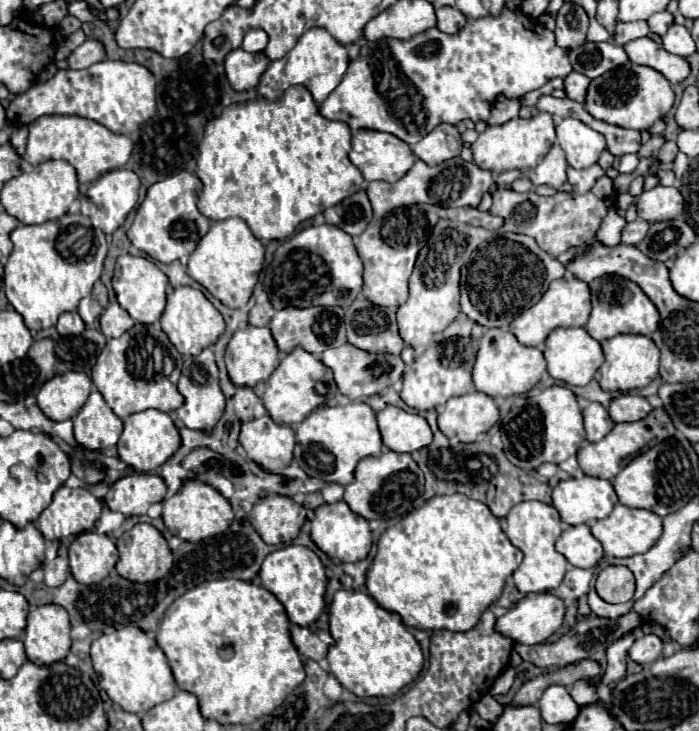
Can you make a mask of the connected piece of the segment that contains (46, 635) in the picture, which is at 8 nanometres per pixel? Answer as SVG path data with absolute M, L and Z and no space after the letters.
M37 606L29 612L23 638L27 658L39 666L65 660L71 648L69 630L69 614L63 606Z

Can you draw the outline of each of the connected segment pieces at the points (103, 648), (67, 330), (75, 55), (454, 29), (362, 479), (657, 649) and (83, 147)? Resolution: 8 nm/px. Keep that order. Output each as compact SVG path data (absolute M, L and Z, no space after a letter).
M127 626L117 634L103 634L97 638L91 646L91 658L101 688L115 704L127 712L147 712L153 706L173 698L177 692L177 684L163 650L137 626Z
M73 310L73 312L63 312L59 316L59 322L57 322L57 332L61 336L71 336L71 334L81 334L85 328L81 316Z
M85 40L67 56L67 64L71 70L83 70L101 60L105 60L105 50L97 40Z
M443 6L443 8L437 8L437 28L445 34L457 34L467 18L457 10L457 8L451 8L451 6Z
M385 450L381 456L363 458L355 470L355 482L345 488L345 502L367 520L401 520L423 492L423 472L409 454Z
M639 634L633 646L629 648L629 658L637 664L651 664L661 658L663 642L655 634Z
M53 114L53 116L41 116L29 124L29 142L23 158L33 166L47 160L63 158L77 170L79 182L89 184L103 172L109 172L113 168L123 168L131 156L131 150L133 142L127 136L115 134L95 120L87 120L81 116Z

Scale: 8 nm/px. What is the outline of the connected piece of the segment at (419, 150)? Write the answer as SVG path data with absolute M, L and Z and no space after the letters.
M439 124L423 140L411 146L413 154L423 162L427 162L429 166L437 166L439 162L459 156L461 148L463 140L453 124Z

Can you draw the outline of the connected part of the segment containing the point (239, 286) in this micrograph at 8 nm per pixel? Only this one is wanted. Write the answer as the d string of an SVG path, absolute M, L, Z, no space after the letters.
M227 218L221 222L213 222L211 230L199 240L197 248L189 256L187 274L203 288L207 288L225 306L243 308L253 294L259 272L263 268L263 260L265 248L253 236L247 222L241 218Z

